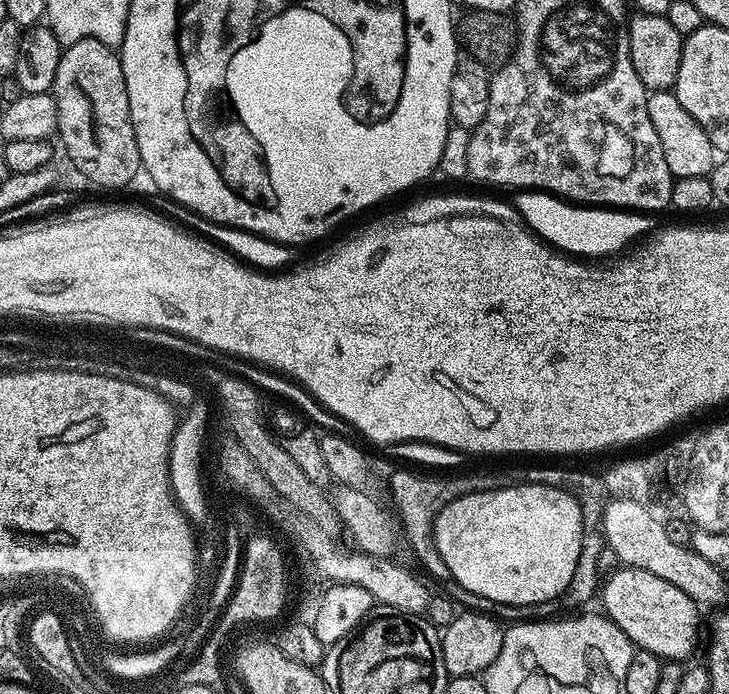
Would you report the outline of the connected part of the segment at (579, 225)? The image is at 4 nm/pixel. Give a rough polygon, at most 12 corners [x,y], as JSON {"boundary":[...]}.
{"boundary":[[540,189],[513,196],[546,244],[600,258],[653,226],[649,215],[583,206]]}

